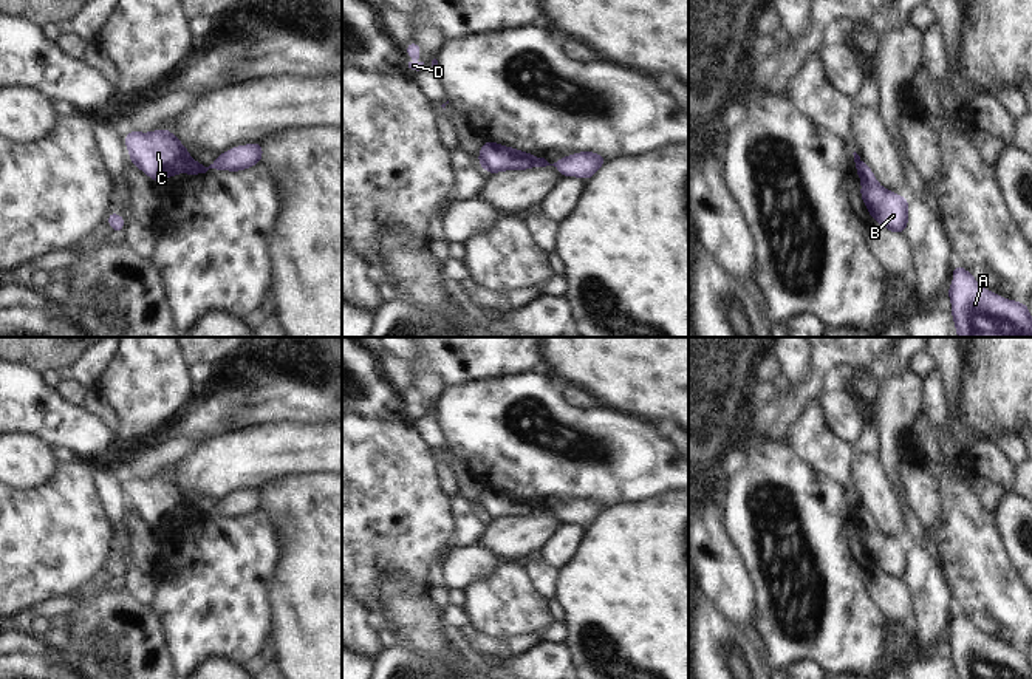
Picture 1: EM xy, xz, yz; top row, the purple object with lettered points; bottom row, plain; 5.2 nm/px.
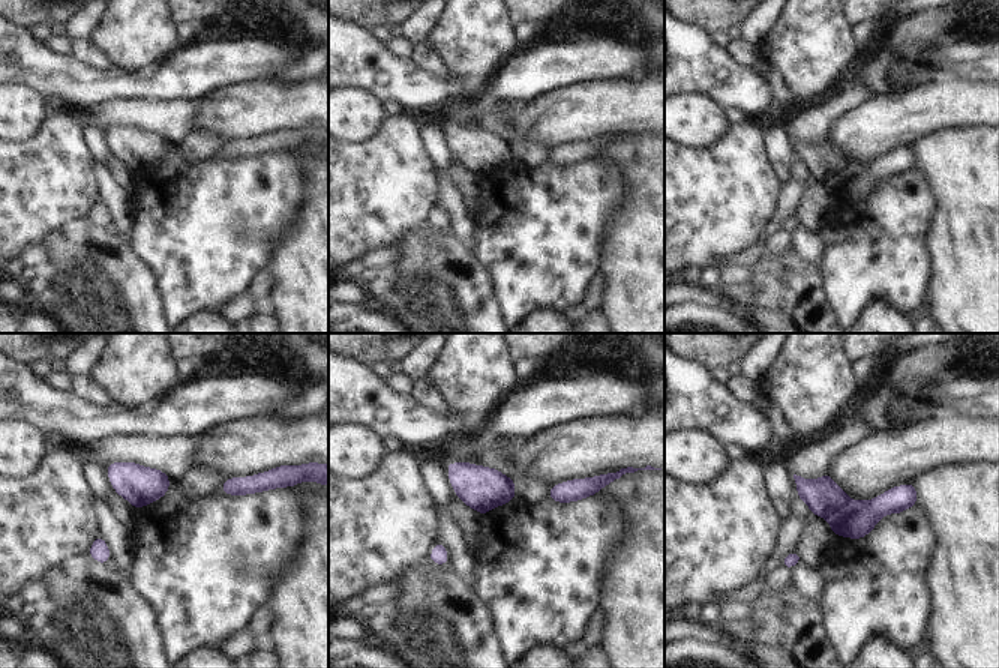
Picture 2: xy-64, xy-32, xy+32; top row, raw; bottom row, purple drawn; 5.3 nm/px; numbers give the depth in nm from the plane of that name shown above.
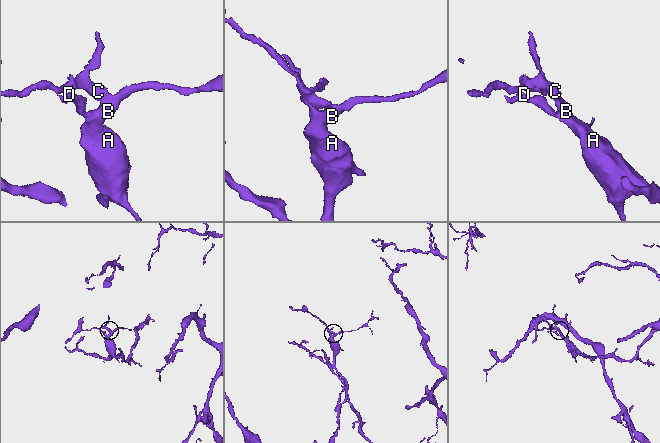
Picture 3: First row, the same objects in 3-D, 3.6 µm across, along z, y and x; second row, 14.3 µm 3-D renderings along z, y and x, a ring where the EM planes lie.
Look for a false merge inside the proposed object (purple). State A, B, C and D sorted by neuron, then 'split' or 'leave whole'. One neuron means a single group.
A B D / C | split

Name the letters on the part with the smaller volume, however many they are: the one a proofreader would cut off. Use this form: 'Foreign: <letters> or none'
Foreign: C

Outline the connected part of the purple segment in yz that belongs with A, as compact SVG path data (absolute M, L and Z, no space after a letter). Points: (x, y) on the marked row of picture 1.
M953 266L947 295L958 337L1032 337L1026 303L1013 302L982 288L962 266Z

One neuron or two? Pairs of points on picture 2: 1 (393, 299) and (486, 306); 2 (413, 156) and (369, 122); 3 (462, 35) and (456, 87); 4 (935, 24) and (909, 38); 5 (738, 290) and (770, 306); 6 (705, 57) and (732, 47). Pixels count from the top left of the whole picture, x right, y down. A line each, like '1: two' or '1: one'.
1: two
2: two
3: two
4: one
5: two
6: two

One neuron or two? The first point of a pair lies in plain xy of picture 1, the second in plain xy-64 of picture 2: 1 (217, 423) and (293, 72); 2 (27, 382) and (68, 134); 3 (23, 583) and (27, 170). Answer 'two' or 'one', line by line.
1: two
2: two
3: one

